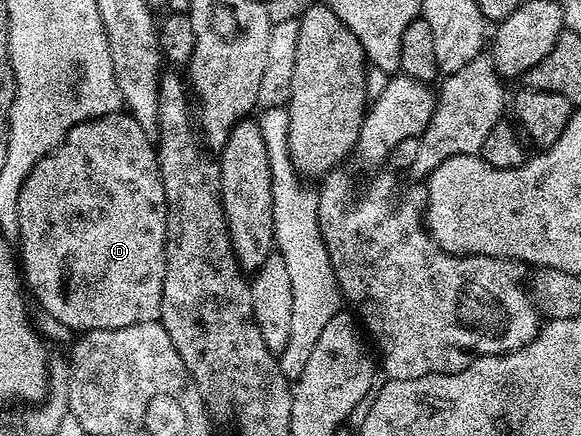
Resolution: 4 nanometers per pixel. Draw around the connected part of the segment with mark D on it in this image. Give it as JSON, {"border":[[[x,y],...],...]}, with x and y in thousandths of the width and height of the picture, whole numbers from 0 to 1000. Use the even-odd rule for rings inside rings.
{"border":[[[222,259],[176,264],[170,273],[153,273],[150,282],[131,287],[117,303],[112,323],[95,346],[88,346],[59,381],[34,438],[28,567],[34,578],[34,631],[55,686],[55,674],[59,674],[60,690],[67,695],[64,702],[71,711],[81,713],[96,736],[103,736],[103,745],[120,752],[122,761],[146,764],[172,755],[213,755],[220,745],[262,741],[272,732],[275,681],[282,672],[282,626],[286,624],[282,424],[275,415],[267,330],[255,303]]]}

